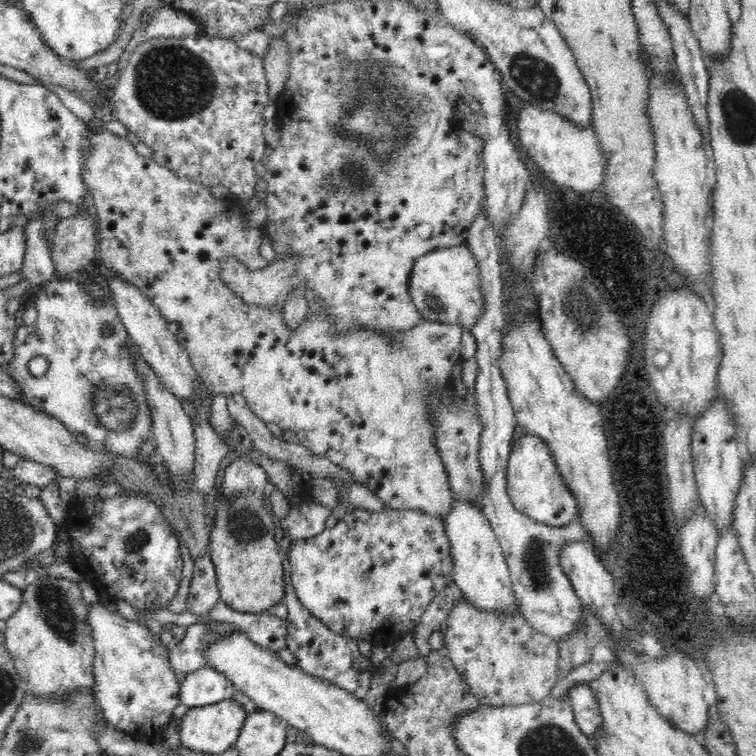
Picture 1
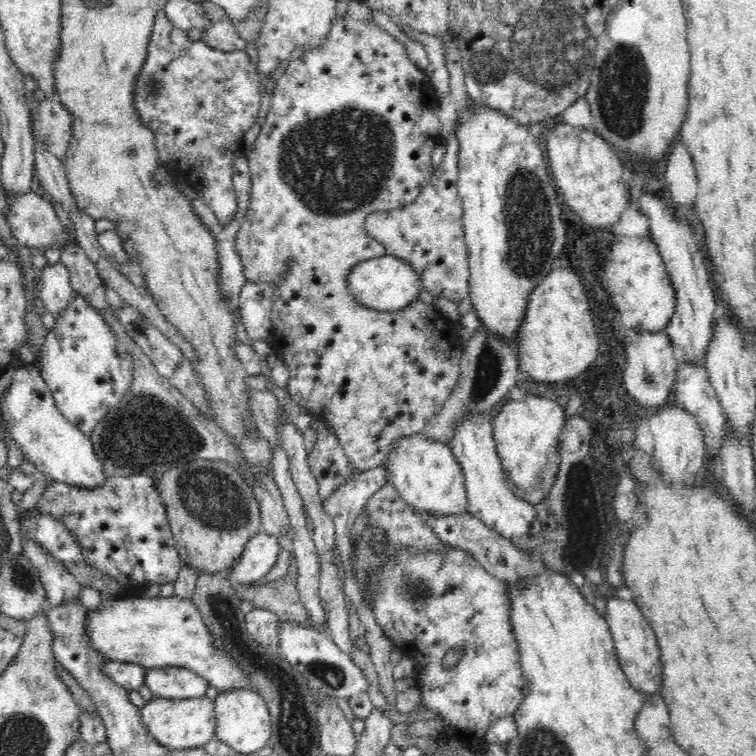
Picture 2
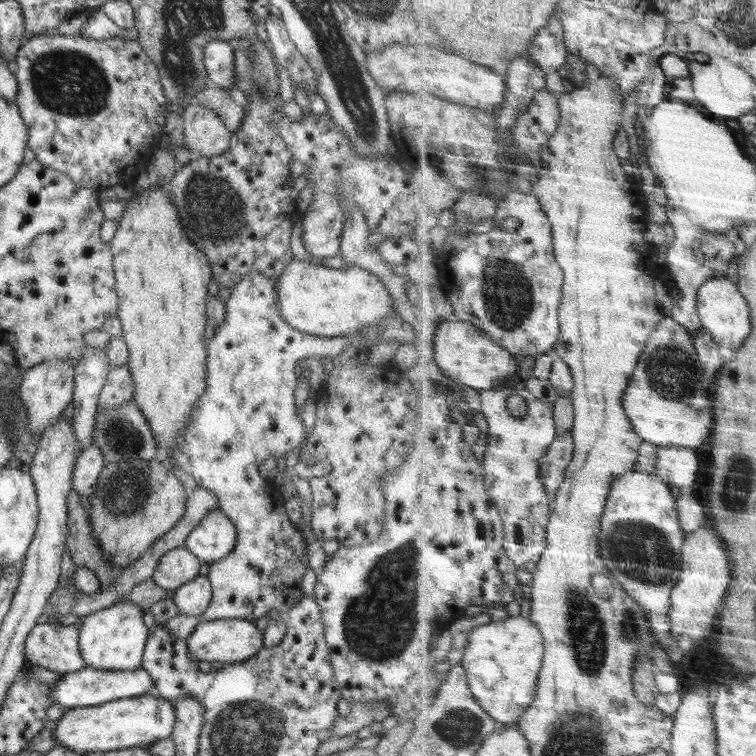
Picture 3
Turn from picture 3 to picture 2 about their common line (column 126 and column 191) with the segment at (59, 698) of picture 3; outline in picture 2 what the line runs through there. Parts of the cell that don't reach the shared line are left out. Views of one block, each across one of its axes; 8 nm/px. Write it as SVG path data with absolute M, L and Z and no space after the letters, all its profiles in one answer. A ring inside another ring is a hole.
M164 667L144 671L145 685L154 698L187 699L206 694L208 681L186 668Z

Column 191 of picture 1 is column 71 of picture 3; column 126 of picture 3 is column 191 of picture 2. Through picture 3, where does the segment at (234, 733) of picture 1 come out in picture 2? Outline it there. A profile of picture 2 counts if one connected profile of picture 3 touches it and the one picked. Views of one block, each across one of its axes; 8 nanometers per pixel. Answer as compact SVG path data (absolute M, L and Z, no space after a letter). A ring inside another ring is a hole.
M206 695L187 699L152 698L141 707L142 725L162 746L172 750L204 746L216 733L215 700Z

